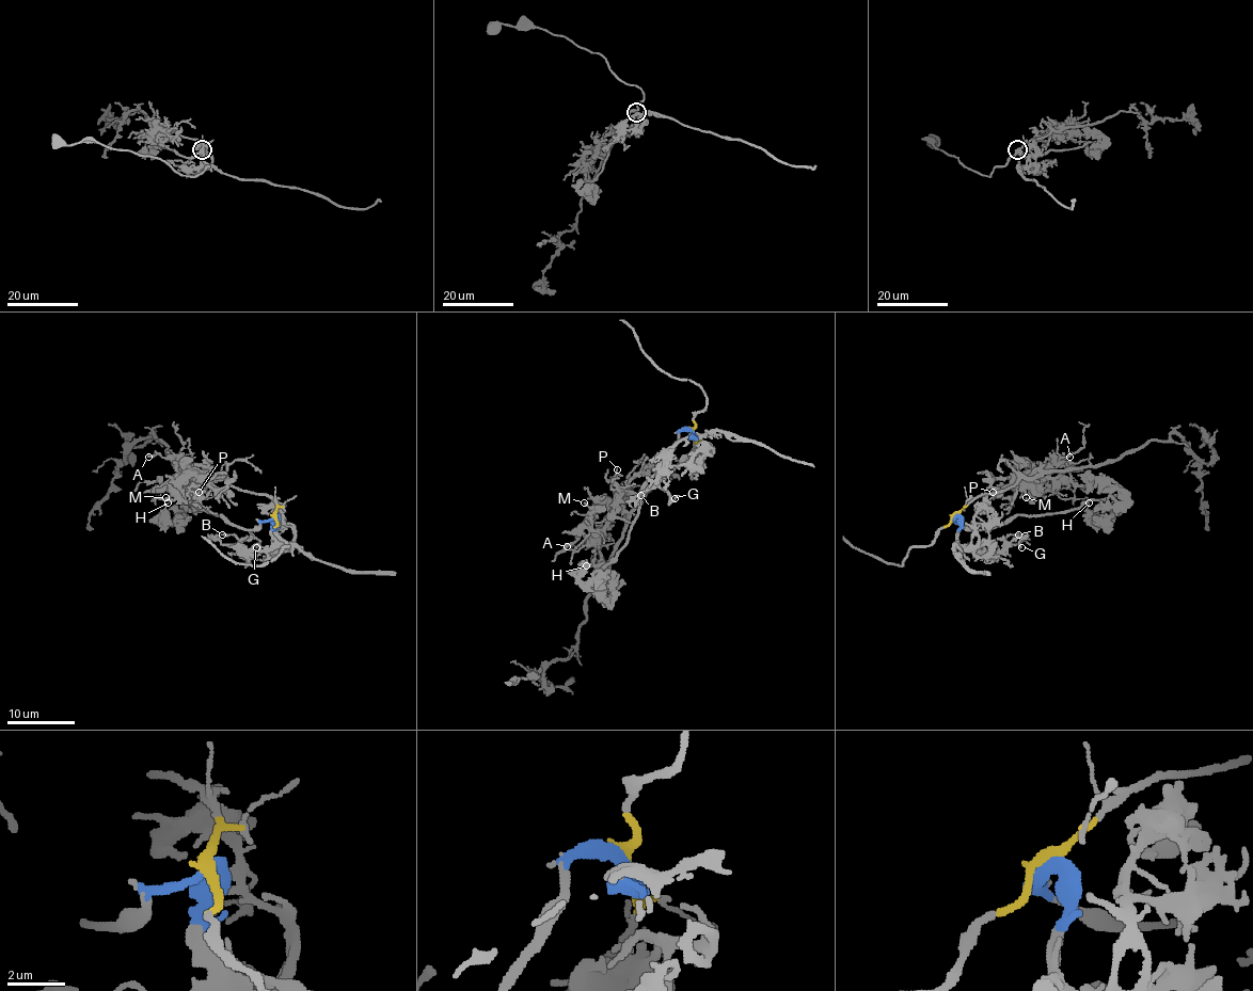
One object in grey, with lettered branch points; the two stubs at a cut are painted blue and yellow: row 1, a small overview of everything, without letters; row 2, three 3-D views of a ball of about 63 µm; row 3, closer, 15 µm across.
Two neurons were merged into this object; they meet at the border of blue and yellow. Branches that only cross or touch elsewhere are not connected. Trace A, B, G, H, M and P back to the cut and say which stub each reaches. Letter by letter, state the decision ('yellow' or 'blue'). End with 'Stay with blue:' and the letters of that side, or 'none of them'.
A: yellow
B: blue
G: blue
H: blue
M: yellow
P: yellow
Stay with blue: B, G, H

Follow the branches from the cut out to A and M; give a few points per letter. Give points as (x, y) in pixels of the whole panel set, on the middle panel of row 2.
A: (693, 431), (694, 446), (630, 511), (616, 511), (602, 528), (579, 545), (567, 547)
M: (693, 431), (694, 446), (690, 453), (639, 496), (619, 494), (605, 499), (590, 514), (591, 508), (583, 502)

